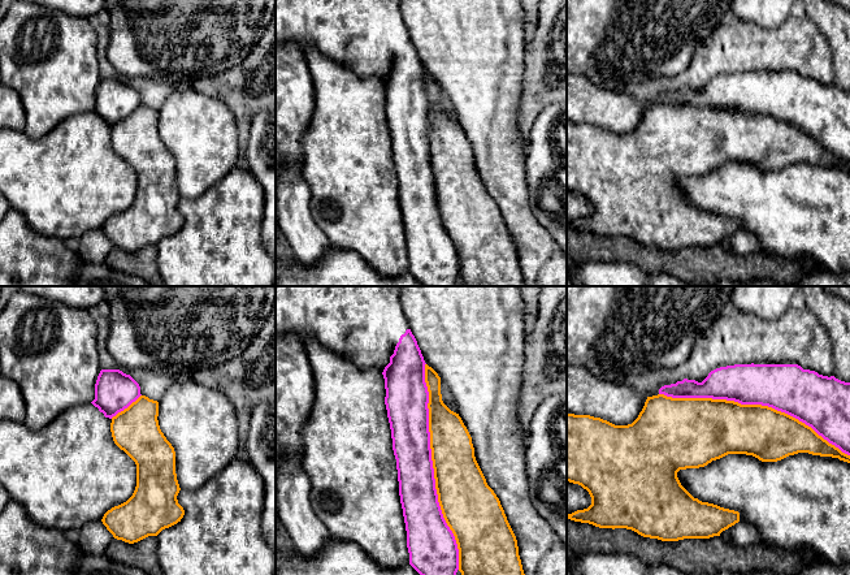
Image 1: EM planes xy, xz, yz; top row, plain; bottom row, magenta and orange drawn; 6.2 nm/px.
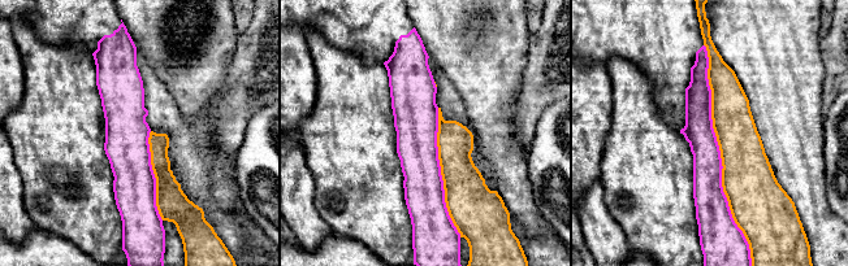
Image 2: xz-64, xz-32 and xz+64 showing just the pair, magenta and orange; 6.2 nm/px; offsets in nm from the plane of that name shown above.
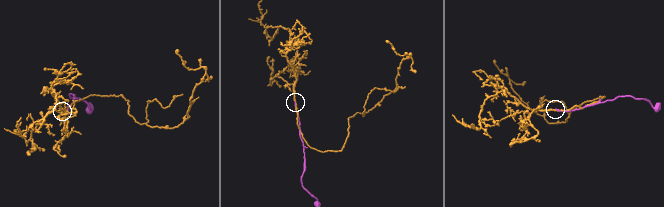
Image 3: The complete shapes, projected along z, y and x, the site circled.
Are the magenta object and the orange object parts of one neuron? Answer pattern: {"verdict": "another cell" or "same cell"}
{"verdict": "another cell"}

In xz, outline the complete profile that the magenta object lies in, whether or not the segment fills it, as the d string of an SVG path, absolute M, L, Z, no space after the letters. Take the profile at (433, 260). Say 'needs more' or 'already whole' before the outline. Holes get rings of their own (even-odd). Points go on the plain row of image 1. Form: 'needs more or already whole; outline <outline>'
needs more; outline M276 0L276 39L295 43L304 56L307 47L313 46L357 77L377 77L382 81L409 273L422 286L457 286L459 258L443 226L435 198L426 72L409 38L399 4L400 0Z

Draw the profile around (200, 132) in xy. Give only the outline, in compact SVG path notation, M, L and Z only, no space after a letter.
M190 86L172 92L159 111L159 134L175 160L181 198L196 198L239 165L238 125L230 108Z

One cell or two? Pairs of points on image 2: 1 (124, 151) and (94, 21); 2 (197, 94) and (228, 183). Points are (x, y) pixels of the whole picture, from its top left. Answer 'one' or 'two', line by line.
1: one
2: one

